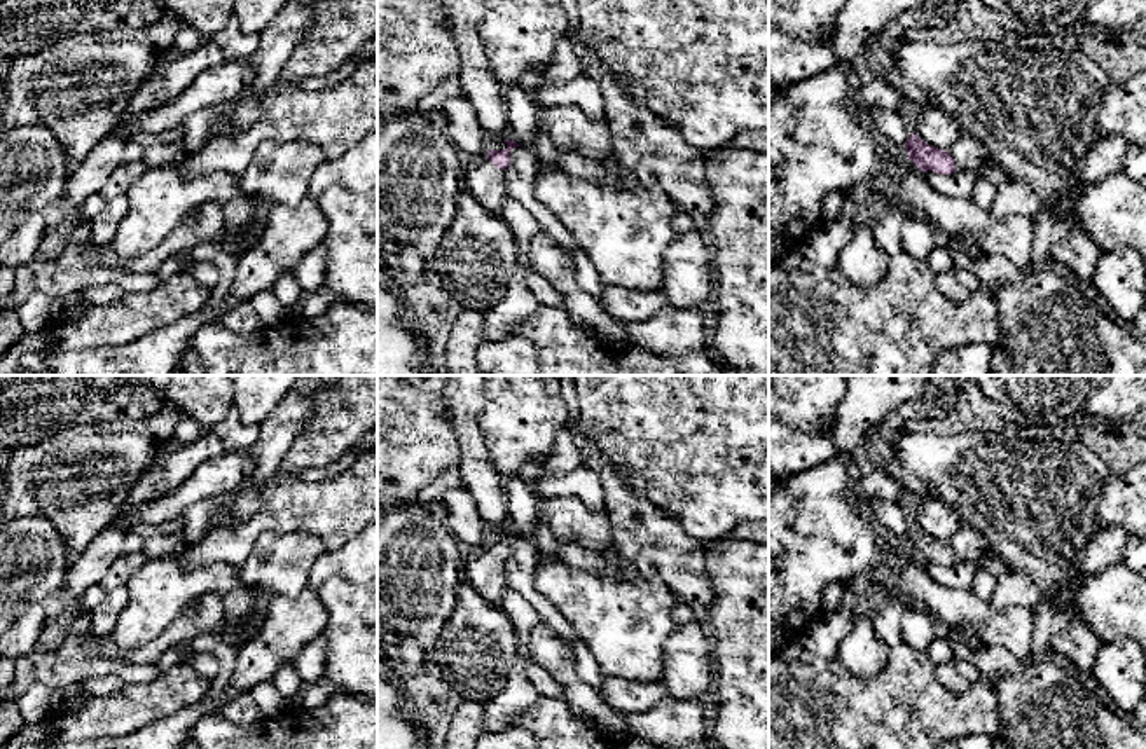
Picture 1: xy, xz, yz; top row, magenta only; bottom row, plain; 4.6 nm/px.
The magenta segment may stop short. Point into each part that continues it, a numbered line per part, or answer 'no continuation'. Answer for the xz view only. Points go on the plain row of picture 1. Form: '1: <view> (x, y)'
1: xz (481, 568)

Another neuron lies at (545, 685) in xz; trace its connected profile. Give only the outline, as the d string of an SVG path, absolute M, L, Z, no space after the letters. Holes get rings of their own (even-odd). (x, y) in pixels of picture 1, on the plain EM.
M535 662L526 665L528 679L535 686L540 697L552 697L564 700L564 688L545 669Z

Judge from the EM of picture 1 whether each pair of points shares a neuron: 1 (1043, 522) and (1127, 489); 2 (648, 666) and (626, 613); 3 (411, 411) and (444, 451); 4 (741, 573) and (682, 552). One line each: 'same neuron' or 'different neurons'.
1: different neurons
2: same neuron
3: same neuron
4: different neurons

